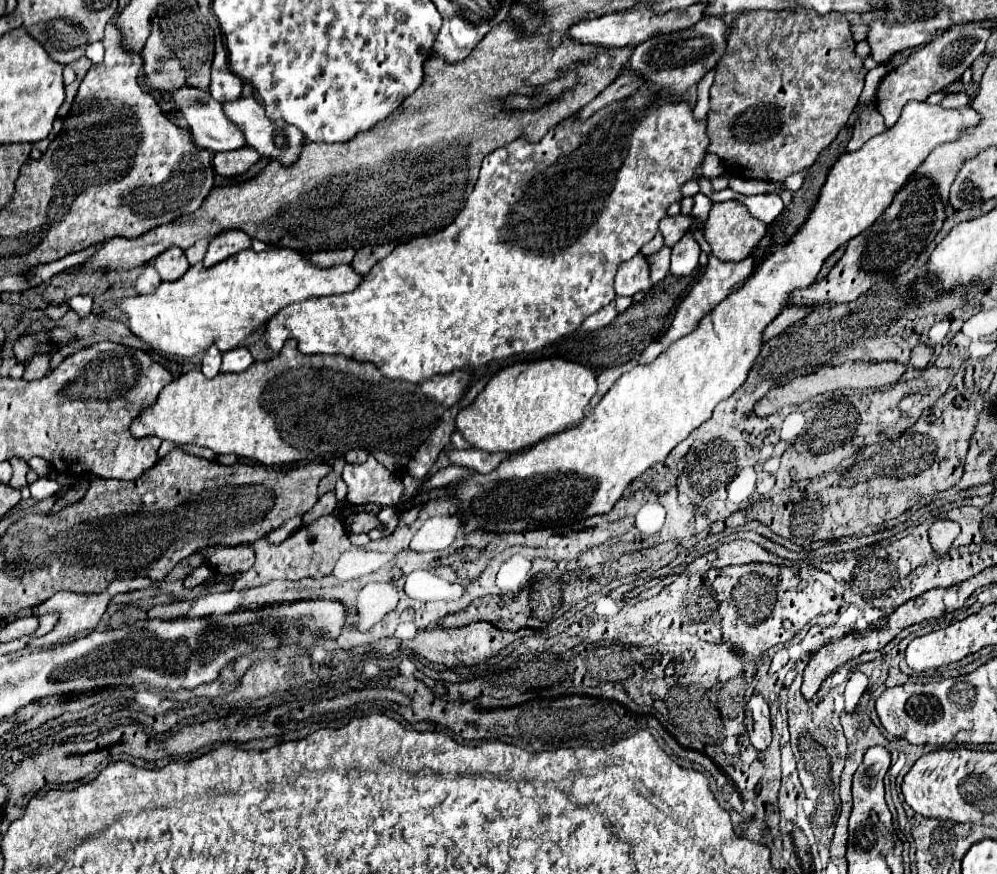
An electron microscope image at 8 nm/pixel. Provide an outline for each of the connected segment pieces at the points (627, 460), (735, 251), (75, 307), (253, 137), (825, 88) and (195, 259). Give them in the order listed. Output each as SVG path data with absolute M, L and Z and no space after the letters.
M909 101L891 129L869 139L859 151L843 153L831 167L817 205L813 207L803 229L799 229L797 235L789 241L789 247L783 247L767 257L759 271L739 291L725 297L709 315L699 321L695 331L677 339L669 347L669 351L661 353L653 363L637 365L633 371L625 373L605 393L599 405L575 427L555 433L535 443L533 447L507 457L489 475L471 473L469 477L457 479L445 487L447 497L453 499L455 511L461 515L465 535L477 529L499 533L525 533L539 529L563 531L589 517L609 513L623 497L625 489L643 471L665 459L675 445L687 439L691 431L695 431L711 417L717 403L729 399L731 393L737 391L737 387L745 381L755 357L759 355L759 349L763 345L763 329L781 313L787 295L793 289L809 287L815 281L823 261L835 249L839 249L843 243L847 243L879 219L895 193L905 185L907 177L917 171L917 167L937 145L959 139L961 133L973 131L973 127L979 123L981 115L971 105L959 109L943 109L941 105L929 105L925 101Z
M741 201L713 203L713 207L709 211L709 219L703 225L703 237L711 245L713 255L721 261L745 259L757 247L757 243L765 237L765 233L767 233L767 225L763 221L755 219Z
M77 295L70 299L69 306L71 310L78 315L81 313L89 314L92 311L93 300L89 296Z
M239 97L239 99L231 101L231 103L225 103L223 111L231 119L231 123L235 123L239 127L239 131L243 131L245 143L249 147L253 147L259 155L265 155L265 157L271 157L271 159L279 159L285 165L293 163L299 157L301 147L305 143L305 137L301 135L301 131L297 127L285 123L285 121L269 121L265 117L263 105L255 97Z
M765 9L743 13L733 21L733 29L731 29L729 39L727 39L727 51L717 65L717 75L715 75L715 81L711 87L711 109L707 115L707 135L709 135L707 153L713 153L719 159L723 159L725 167L735 177L783 181L785 177L789 177L789 175L793 175L805 167L811 167L817 161L819 153L837 137L839 129L847 123L855 103L859 101L865 75L867 75L867 71L863 67L863 61L855 55L855 41L851 37L849 23L843 15L839 15L839 13L819 15L815 11L805 11L805 9L797 9L797 13L795 11L765 11Z
M201 239L201 241L197 241L195 245L191 245L187 251L185 251L185 255L187 255L187 261L191 263L191 265L197 265L199 261L203 261L203 255L205 255L205 251L207 251L207 239Z

